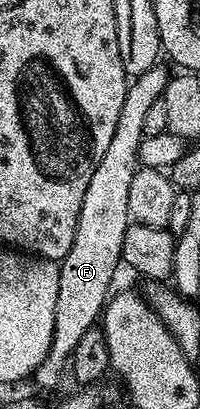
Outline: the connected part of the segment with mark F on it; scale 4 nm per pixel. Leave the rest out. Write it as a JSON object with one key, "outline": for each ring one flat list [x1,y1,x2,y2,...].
{"outline":[[158,66,139,74,128,85,115,134,111,134,111,143,103,158,99,158,95,174,91,174,87,194,83,194,83,206,79,206,79,218,75,226,75,242,71,242,71,250,67,250,59,262,61,273,59,302,55,302,55,334,47,358,35,373,35,381,41,388,53,388,60,382,61,375,70,367,75,346,79,346,79,338,83,338,83,334,87,334,87,330,91,330,104,313,111,295,109,287,113,284,113,275,117,267,120,269,123,264,123,234,127,234,127,226,131,223,127,194,131,190,131,178,135,178,139,167,141,141,146,138,143,121,148,108,164,97,170,79,171,72,164,66]]}

